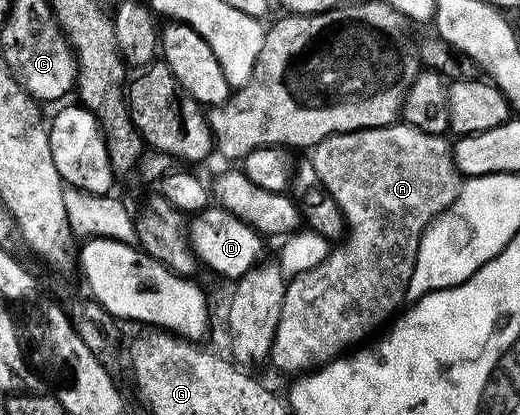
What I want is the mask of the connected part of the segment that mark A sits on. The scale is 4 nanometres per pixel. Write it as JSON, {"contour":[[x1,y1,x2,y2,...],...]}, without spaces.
{"contour":[[397,123,377,129,359,129,353,133,336,133,314,146,310,153,312,166,319,184,323,186,331,202,337,205,344,217,346,236,331,250,324,262,318,263,312,270,300,273,287,282,286,295,282,299,282,313,278,315,278,327,274,331,274,339,272,340,270,365,281,369,284,373,292,373,291,375,303,375,313,369,319,369,321,365,327,365,329,361,334,361,337,357,347,354,350,347,359,346,363,342,360,340,371,329,378,328,384,320,387,322,405,304,410,275,414,271,414,263,422,235,433,219,441,216,445,211,451,210,462,188,462,177,456,171,456,162,452,160,452,145,447,139,448,137,444,135,426,134,407,123]]}

